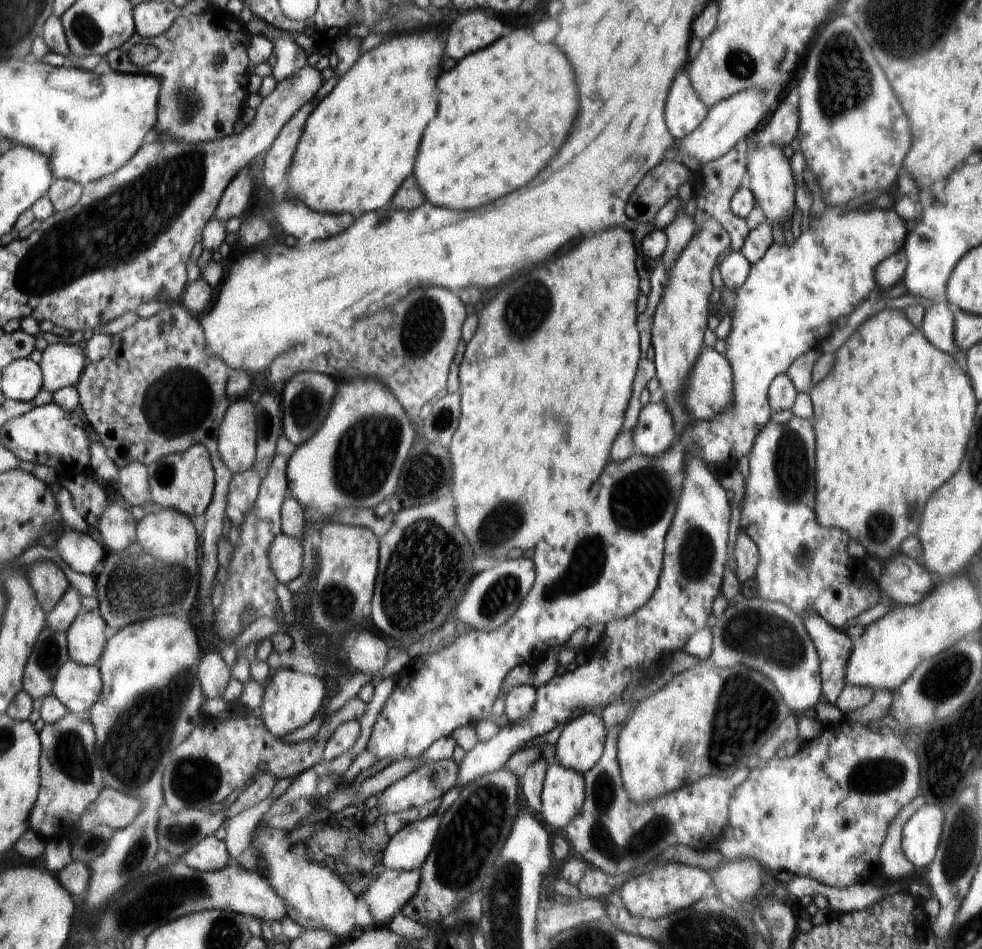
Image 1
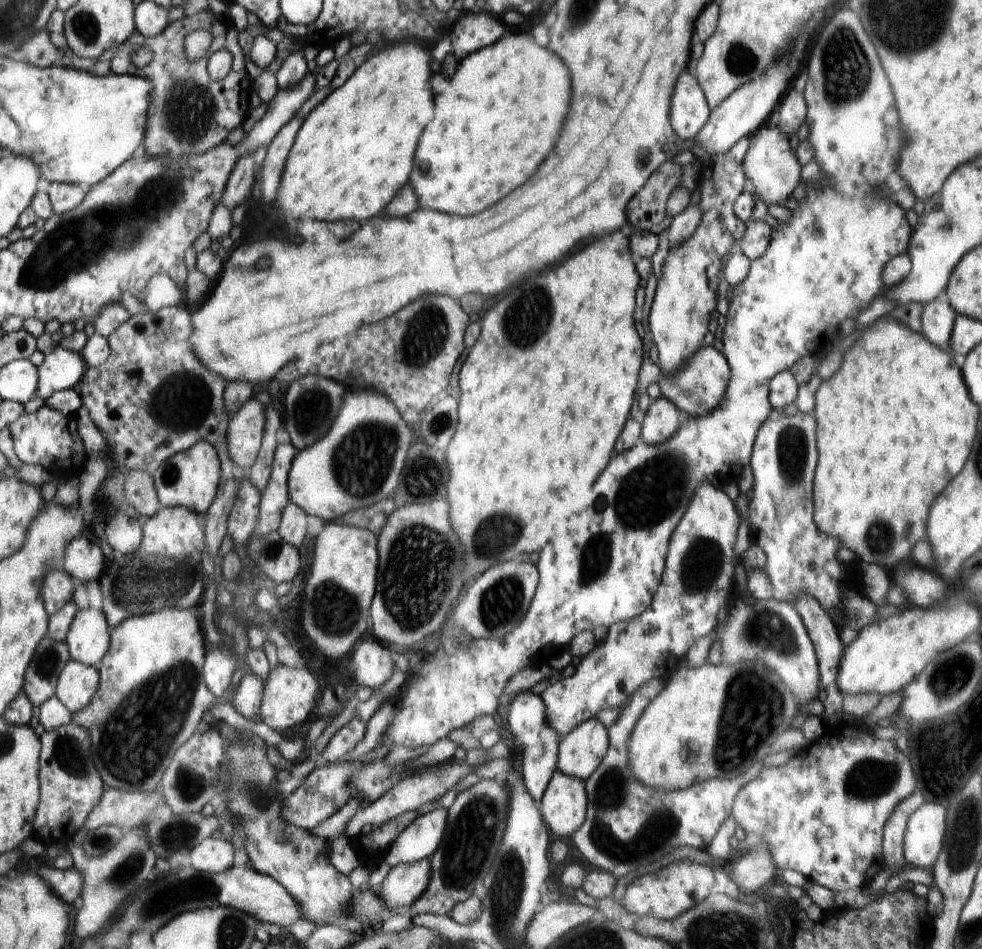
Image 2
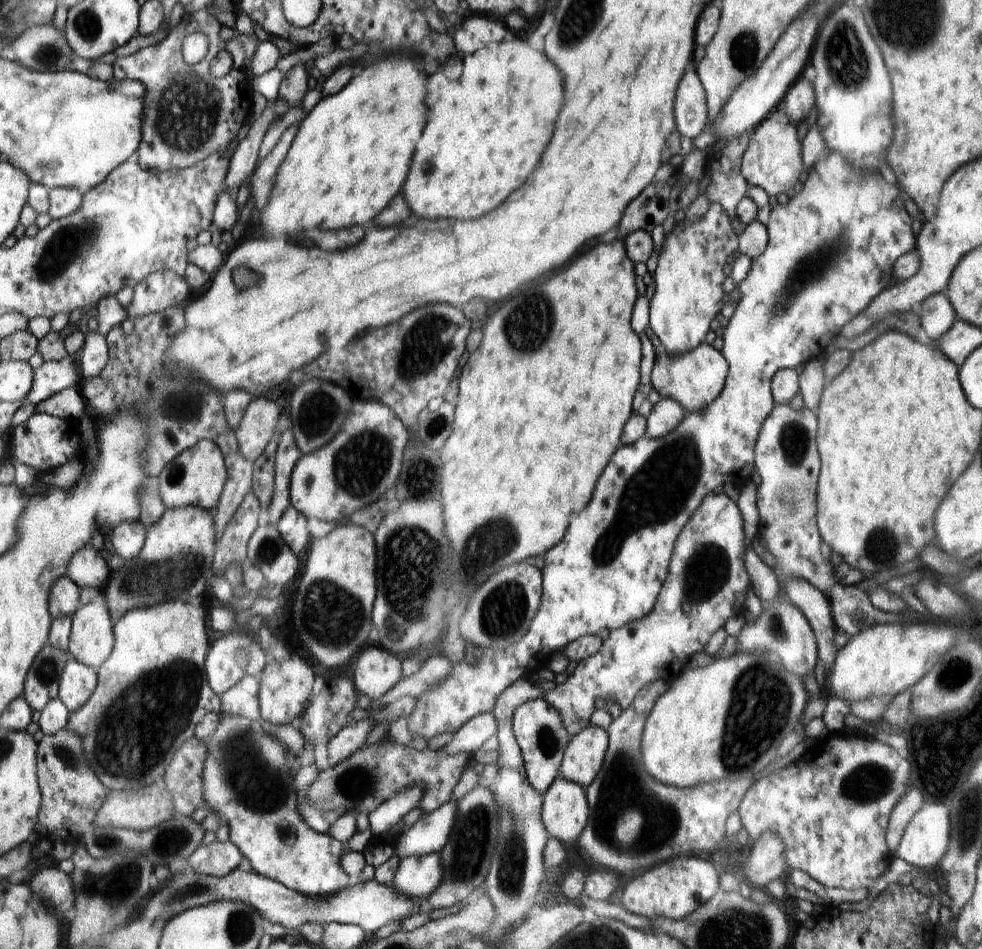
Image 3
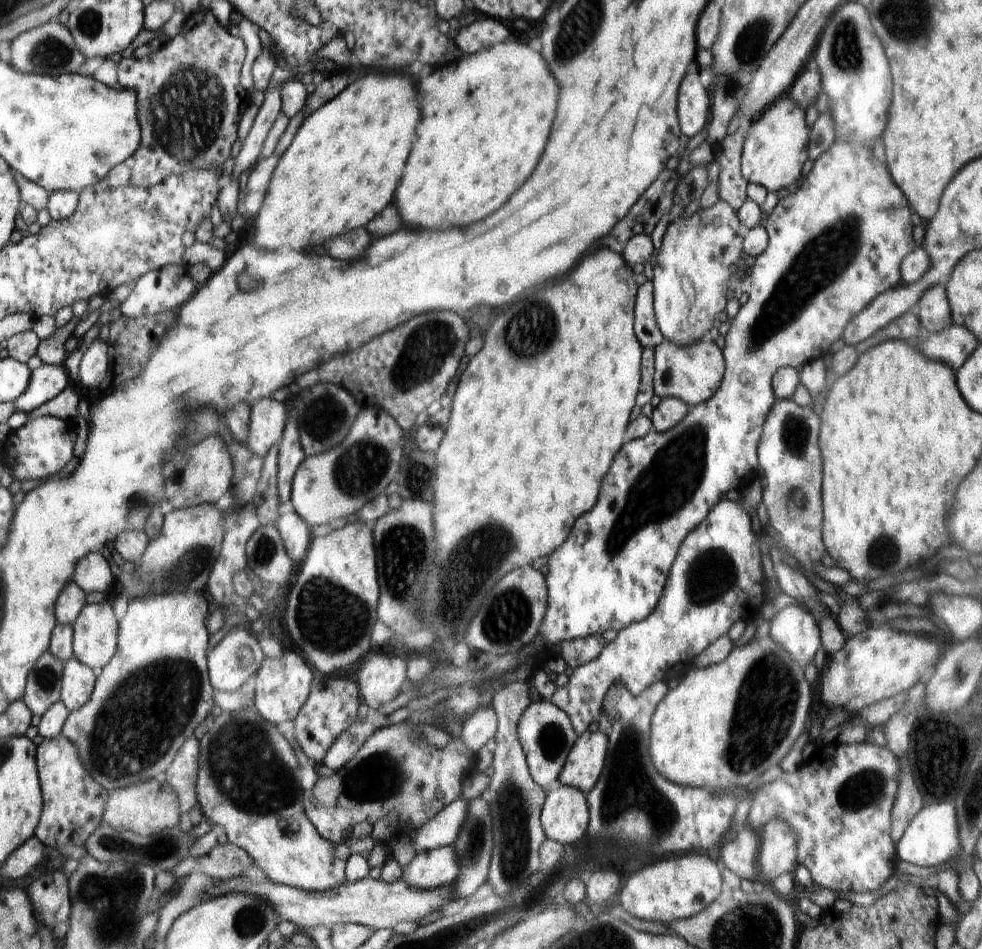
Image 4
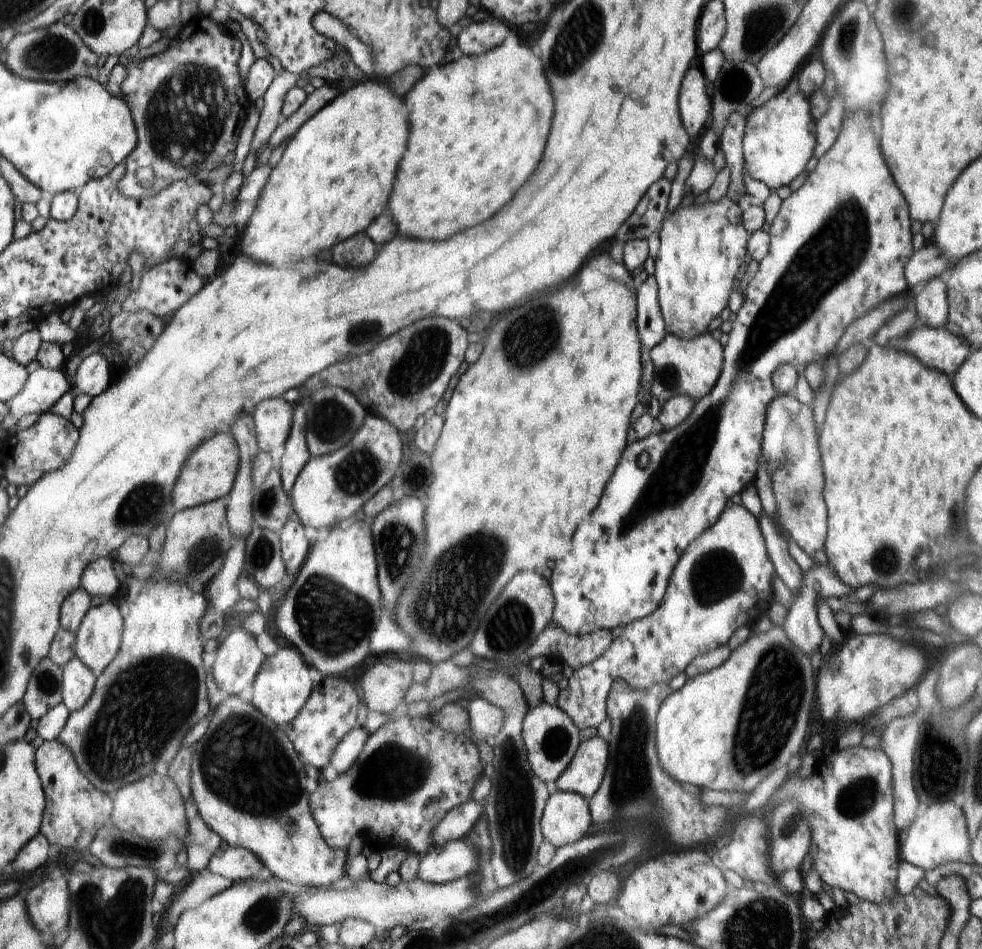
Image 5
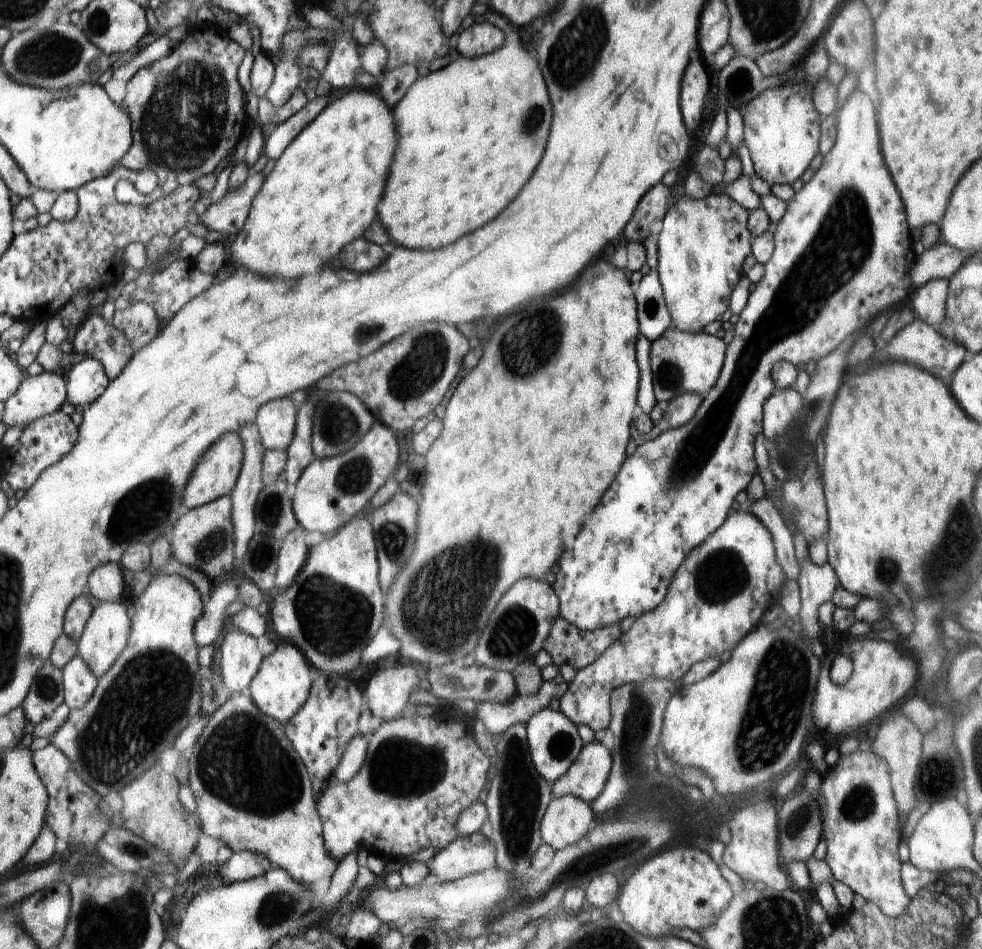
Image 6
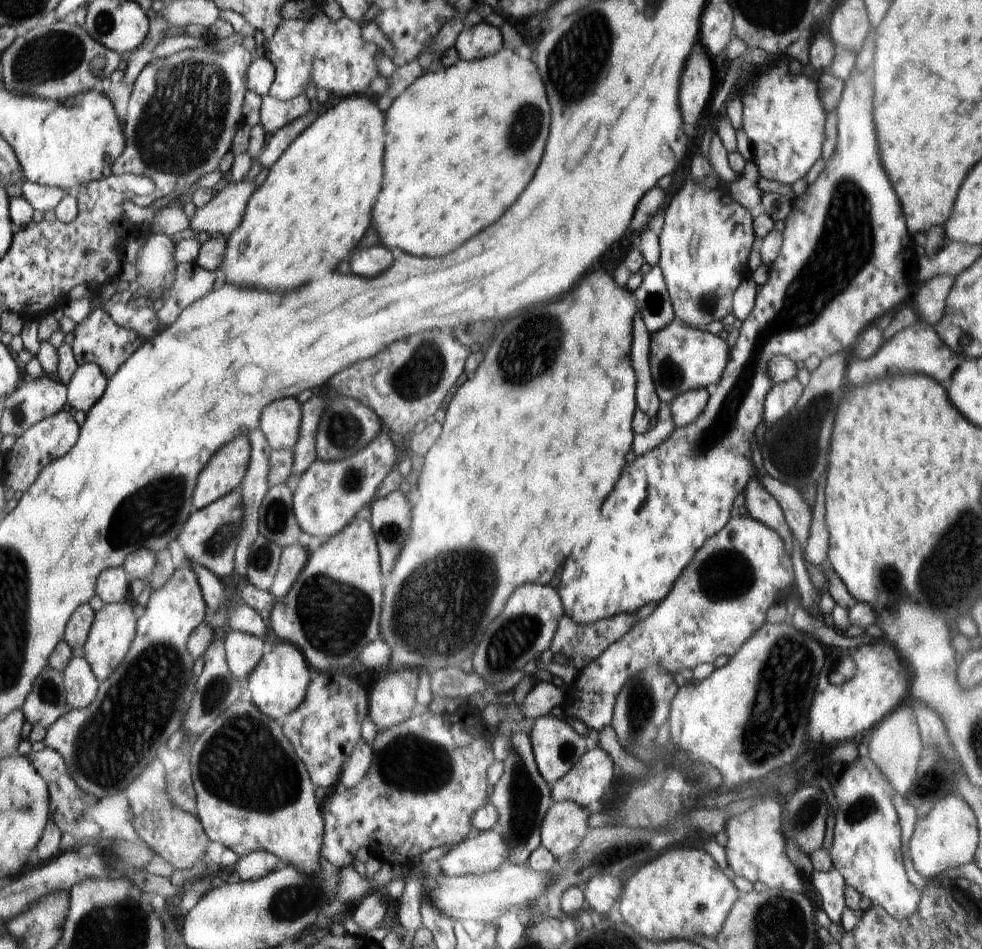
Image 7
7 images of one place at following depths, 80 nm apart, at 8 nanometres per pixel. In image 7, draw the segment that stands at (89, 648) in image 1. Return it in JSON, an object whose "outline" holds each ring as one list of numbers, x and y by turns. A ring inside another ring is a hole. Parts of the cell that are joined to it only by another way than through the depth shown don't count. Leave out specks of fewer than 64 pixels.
{"outline":[[126,600,121,603,104,603,100,610,95,612,88,638,84,643,85,659,91,665,92,672,99,679,105,681,119,666,130,651,131,644,136,636,136,616,132,606]]}

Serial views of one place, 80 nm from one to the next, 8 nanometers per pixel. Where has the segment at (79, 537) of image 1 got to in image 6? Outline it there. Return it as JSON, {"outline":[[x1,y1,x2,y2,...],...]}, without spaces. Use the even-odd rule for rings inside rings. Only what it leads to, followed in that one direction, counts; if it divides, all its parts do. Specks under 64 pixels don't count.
{"outline":[[104,563,104,568,92,576,92,592,101,601,118,601,122,596,125,581,120,563]]}

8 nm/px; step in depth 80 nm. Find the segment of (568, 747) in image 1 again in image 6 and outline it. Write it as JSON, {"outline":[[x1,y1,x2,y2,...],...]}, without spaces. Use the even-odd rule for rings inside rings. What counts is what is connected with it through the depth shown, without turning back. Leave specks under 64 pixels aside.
{"outline":[[594,740,581,748,568,772,552,784,552,796,572,795,590,805,607,785,611,768,610,750]]}

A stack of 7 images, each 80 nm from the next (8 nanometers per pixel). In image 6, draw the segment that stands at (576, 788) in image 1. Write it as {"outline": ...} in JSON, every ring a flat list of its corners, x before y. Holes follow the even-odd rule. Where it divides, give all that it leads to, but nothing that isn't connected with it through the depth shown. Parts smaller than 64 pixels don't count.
{"outline":[[553,797,541,820,541,839,559,851,576,844,596,822,596,814,581,798]]}

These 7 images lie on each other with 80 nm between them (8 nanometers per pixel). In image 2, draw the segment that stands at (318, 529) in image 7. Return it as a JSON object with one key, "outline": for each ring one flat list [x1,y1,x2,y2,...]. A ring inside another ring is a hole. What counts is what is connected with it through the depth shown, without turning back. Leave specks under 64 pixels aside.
{"outline":[[364,386,352,394,346,390,340,414,334,420,336,428,328,430,324,440,320,438,312,446,297,450,288,480,290,499,306,515,333,522,350,510,373,506,388,498,398,486,412,442,412,432,406,424,386,394]]}

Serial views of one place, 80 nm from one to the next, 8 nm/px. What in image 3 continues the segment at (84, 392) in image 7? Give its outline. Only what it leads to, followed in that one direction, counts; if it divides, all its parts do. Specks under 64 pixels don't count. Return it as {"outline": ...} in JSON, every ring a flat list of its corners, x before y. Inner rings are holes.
{"outline":[[98,332,86,334,86,340,80,358,81,377,90,379,98,376,108,364,108,344,106,338]]}

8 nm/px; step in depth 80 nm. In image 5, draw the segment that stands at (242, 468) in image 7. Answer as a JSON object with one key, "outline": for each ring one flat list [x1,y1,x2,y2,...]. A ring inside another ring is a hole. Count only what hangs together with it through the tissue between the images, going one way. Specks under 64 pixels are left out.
{"outline":[[231,432,216,434,212,440,208,440,208,444,200,444,200,448,191,452,190,459,184,463,183,471,180,471,179,482,174,488,174,508,183,511,230,494,235,479,238,478,240,462,238,442]]}

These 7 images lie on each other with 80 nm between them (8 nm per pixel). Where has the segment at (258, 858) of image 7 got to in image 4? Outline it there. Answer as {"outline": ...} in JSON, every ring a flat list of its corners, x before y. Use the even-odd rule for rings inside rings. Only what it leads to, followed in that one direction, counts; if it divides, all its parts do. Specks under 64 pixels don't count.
{"outline":[[217,843,207,855,196,860,190,857,182,859,172,873,178,882,192,871,202,871,223,881,243,875,252,863,252,857,238,845]]}

